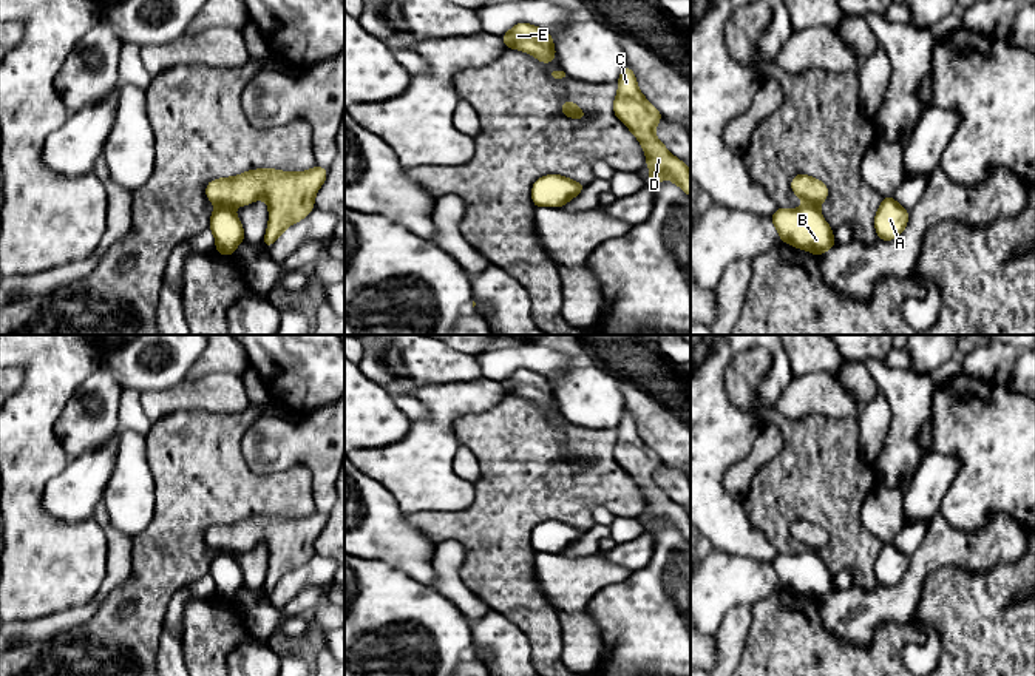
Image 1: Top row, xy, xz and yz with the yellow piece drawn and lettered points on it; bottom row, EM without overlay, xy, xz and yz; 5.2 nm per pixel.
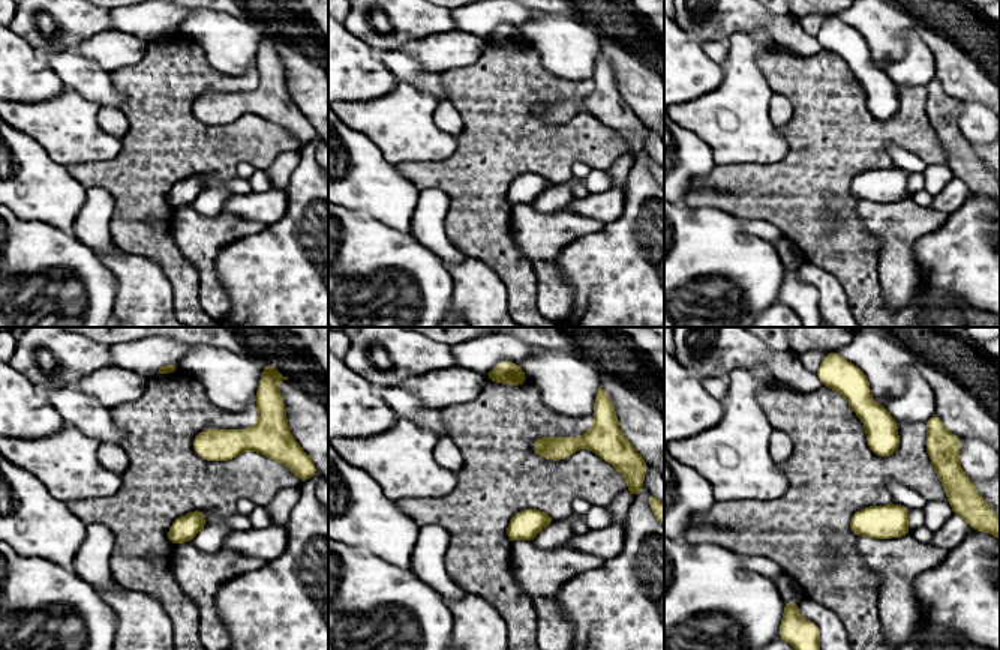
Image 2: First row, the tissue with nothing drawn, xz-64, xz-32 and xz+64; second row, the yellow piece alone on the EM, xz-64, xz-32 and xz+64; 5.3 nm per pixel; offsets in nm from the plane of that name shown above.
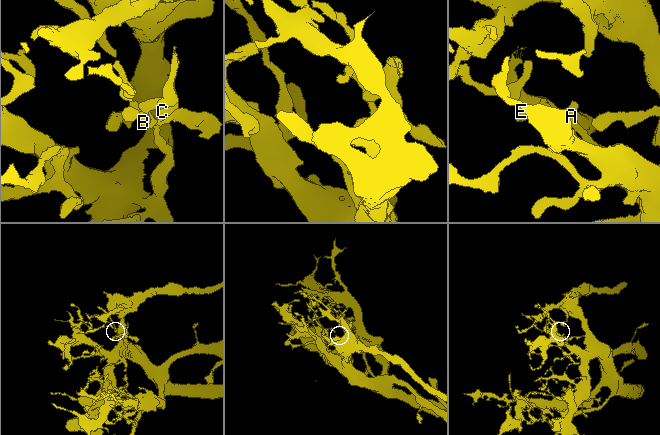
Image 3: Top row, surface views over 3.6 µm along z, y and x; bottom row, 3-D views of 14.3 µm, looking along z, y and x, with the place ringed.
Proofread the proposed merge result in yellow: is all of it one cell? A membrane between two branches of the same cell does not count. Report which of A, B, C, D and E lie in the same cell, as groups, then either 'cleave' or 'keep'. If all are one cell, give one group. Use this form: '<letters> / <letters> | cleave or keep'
A B E / C D | cleave

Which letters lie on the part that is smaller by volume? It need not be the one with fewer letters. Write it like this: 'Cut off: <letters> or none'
Cut off: C, D

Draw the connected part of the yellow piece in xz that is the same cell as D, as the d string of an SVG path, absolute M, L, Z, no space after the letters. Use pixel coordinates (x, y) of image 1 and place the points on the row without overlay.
M624 409L618 426L618 440L613 446L615 461L635 480L646 499L646 509L650 514L647 528L650 532L661 529L666 522L672 529L691 542L691 517L684 508L655 482L655 472L661 458L641 440L635 418Z

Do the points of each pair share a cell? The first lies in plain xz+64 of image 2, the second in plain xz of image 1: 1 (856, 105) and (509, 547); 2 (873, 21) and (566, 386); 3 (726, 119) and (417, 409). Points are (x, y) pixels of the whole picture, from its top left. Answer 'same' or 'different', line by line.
1: same
2: different
3: different

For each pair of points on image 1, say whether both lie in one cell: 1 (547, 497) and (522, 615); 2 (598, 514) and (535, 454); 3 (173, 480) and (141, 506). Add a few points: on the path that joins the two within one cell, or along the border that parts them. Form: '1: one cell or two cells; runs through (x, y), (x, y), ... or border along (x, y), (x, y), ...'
1: one cell; runs through (519, 527), (519, 585)
2: two cells; border along (589, 511), (604, 506), (615, 516)
3: two cells; border along (149, 460), (153, 477), (153, 519), (142, 530)

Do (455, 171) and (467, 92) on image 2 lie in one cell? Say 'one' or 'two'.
one

